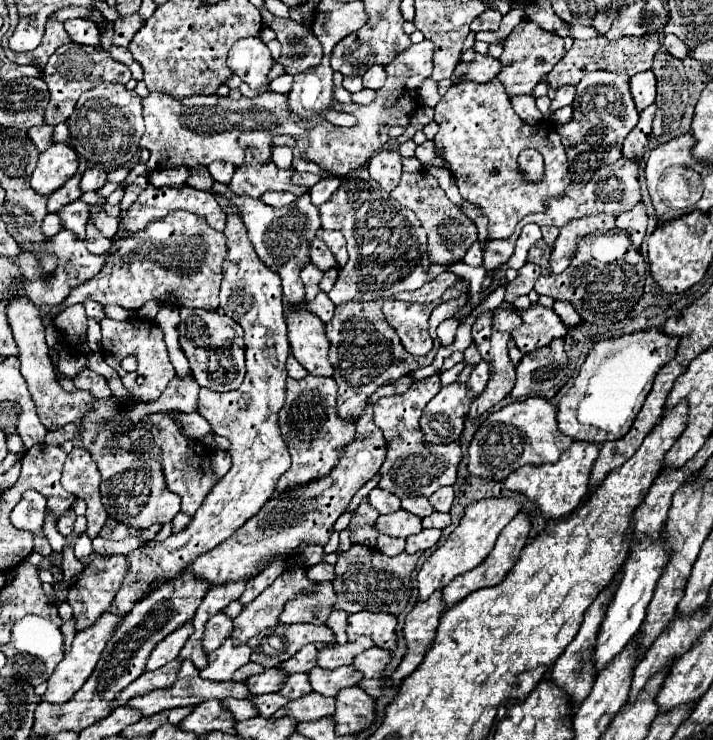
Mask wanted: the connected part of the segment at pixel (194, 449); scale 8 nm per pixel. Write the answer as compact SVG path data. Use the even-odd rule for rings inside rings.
M160 411L160 413L148 413L144 415L128 433L116 433L112 439L108 439L112 449L126 449L132 451L134 447L142 449L154 449L160 447L160 463L166 477L166 485L172 493L180 495L182 499L182 513L194 515L196 509L202 505L206 493L216 483L216 473L212 467L212 453L208 447L204 447L200 441L190 439L182 433L176 415L178 411Z

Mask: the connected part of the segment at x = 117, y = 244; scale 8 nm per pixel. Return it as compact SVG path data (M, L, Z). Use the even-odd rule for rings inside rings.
M180 209L170 211L166 217L154 219L146 229L124 235L112 243L114 249L108 251L102 271L74 287L60 305L62 311L88 299L100 305L120 305L126 309L140 309L148 301L174 307L218 309L226 241L224 233L212 229L202 217Z

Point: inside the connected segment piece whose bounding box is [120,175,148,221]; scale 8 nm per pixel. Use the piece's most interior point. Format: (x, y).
(131, 193)

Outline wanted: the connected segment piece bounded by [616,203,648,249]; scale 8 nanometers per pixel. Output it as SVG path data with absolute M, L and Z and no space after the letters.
M638 203L632 211L620 213L616 217L616 229L626 231L630 235L630 241L632 241L634 249L640 249L642 237L646 233L646 223L648 223L648 215L646 215L646 209L644 209L642 203Z

